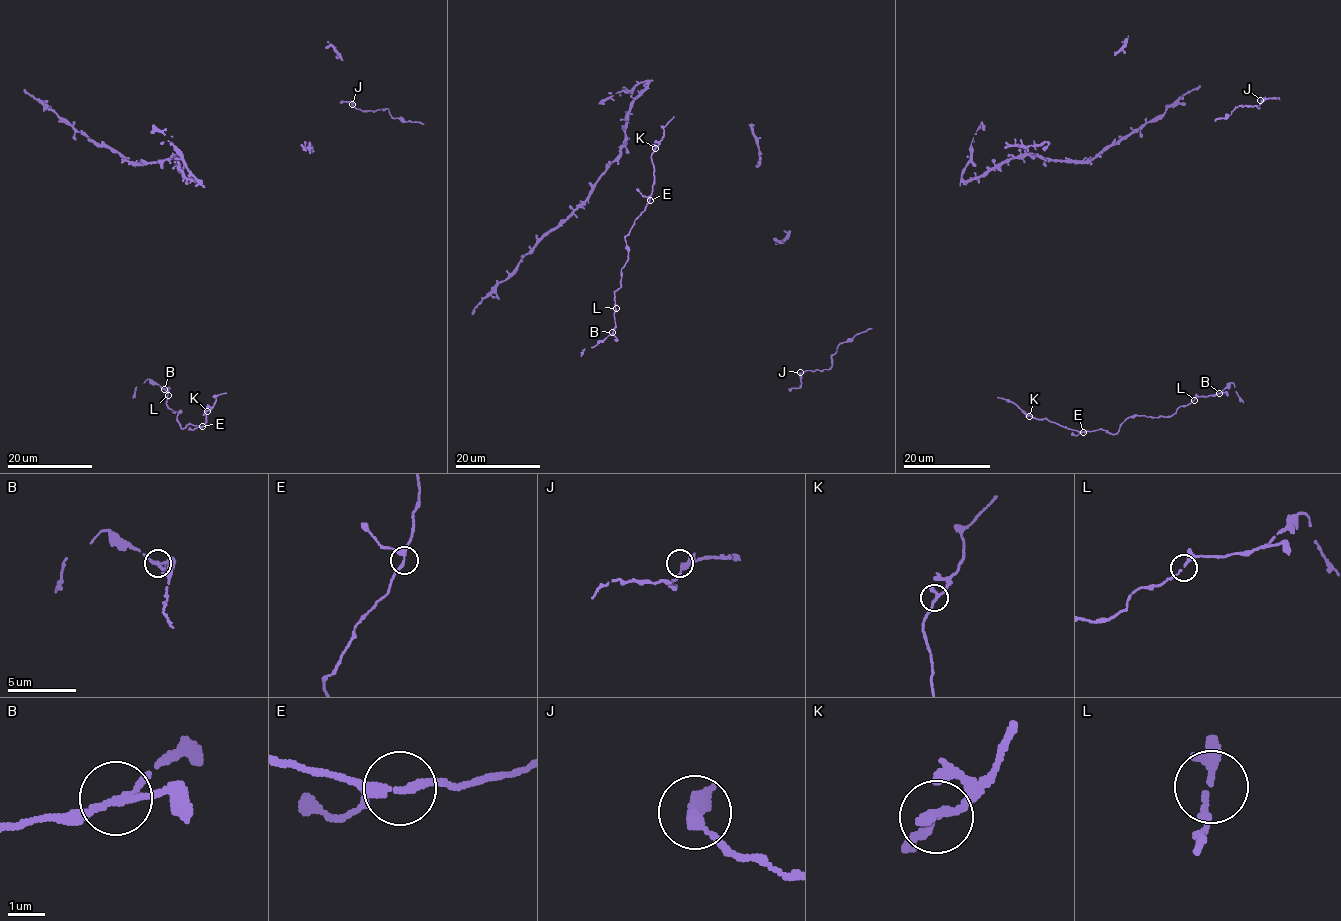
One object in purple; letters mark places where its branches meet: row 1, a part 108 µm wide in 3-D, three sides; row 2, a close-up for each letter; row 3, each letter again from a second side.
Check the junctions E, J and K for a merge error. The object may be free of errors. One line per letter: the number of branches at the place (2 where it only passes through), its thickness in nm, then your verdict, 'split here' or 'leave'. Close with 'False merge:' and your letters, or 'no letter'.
E: 3 branches meet; 240 nm thick; leave
J: 3 branches meet; 220 nm thick; leave
K: 3 branches meet; 180 nm thick; leave
False merge: no letter

